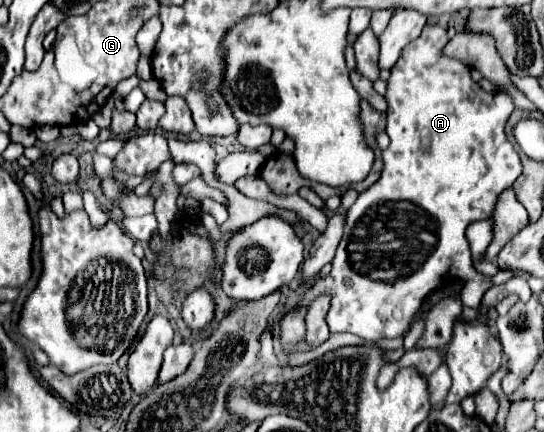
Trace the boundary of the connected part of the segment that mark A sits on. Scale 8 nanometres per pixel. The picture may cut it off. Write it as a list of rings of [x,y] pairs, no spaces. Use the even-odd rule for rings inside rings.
[[[427,24],[421,32],[421,36],[413,42],[409,42],[403,52],[401,52],[401,58],[397,60],[397,64],[391,68],[391,76],[387,80],[387,104],[389,104],[389,110],[387,110],[387,136],[391,138],[391,144],[389,148],[383,150],[383,174],[381,178],[371,186],[367,188],[365,192],[359,194],[357,202],[349,208],[347,212],[347,226],[345,226],[345,234],[343,234],[343,240],[337,248],[337,254],[333,258],[333,270],[327,278],[317,278],[303,294],[303,298],[297,302],[297,306],[287,312],[281,322],[279,322],[279,338],[281,338],[281,346],[285,352],[291,352],[293,348],[297,348],[303,340],[305,340],[305,316],[307,316],[307,310],[311,306],[311,302],[319,296],[331,296],[331,308],[327,312],[327,326],[331,332],[351,332],[367,342],[377,342],[381,338],[403,338],[413,322],[413,316],[417,314],[417,310],[421,308],[421,304],[425,302],[425,298],[435,292],[437,288],[443,288],[451,282],[455,282],[457,278],[461,280],[467,280],[469,284],[469,306],[479,310],[481,306],[481,298],[485,294],[485,290],[491,286],[491,278],[489,276],[483,276],[479,272],[475,272],[473,268],[473,260],[471,260],[471,250],[469,250],[469,244],[467,244],[467,238],[465,238],[465,228],[471,224],[471,222],[477,222],[481,218],[489,218],[495,210],[495,202],[497,202],[497,196],[509,188],[515,178],[521,174],[521,162],[519,162],[519,156],[513,148],[513,144],[507,140],[507,134],[505,134],[505,126],[507,126],[507,120],[509,116],[513,114],[515,110],[515,104],[513,104],[513,98],[505,92],[485,92],[479,88],[477,82],[471,80],[471,72],[469,68],[459,62],[459,60],[453,60],[453,58],[445,58],[441,54],[441,48],[447,44],[447,32],[441,28],[441,26],[433,26],[433,24]]]

